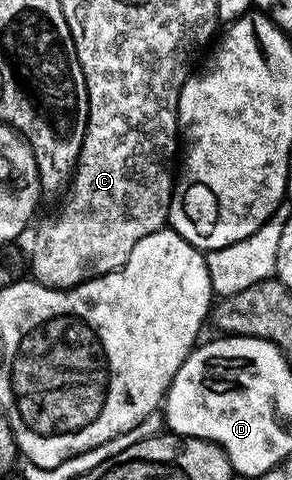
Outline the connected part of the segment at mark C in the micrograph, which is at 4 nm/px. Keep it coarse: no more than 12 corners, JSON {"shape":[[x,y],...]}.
{"shape":[[178,99],[126,144],[84,134],[30,248],[44,287],[122,268],[167,227]]}

